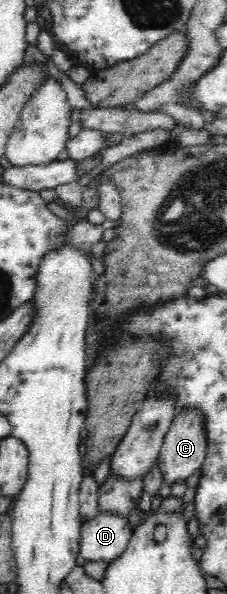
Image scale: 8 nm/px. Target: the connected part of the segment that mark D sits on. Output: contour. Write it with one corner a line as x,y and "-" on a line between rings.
99,509
94,518
81,523
79,555
109,564
128,546
132,531
126,518

